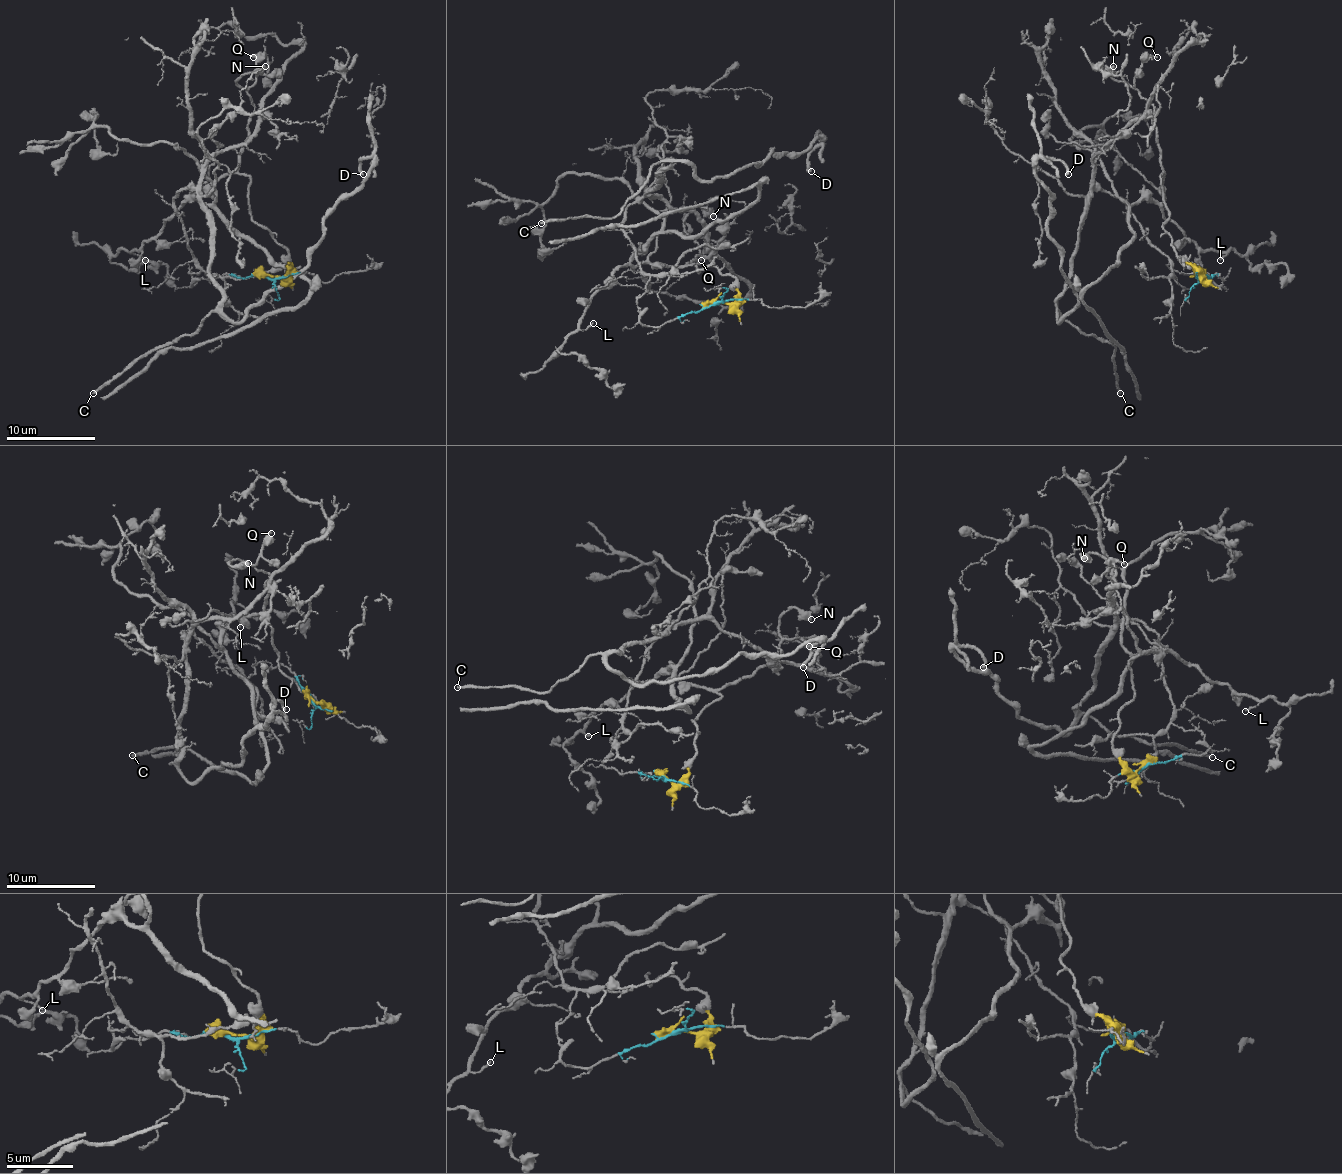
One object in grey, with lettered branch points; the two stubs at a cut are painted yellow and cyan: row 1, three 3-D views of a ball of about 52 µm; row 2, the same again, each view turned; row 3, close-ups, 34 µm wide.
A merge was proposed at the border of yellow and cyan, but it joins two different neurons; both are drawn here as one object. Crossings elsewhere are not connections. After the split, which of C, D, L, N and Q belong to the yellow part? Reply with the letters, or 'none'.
L, N, Q

